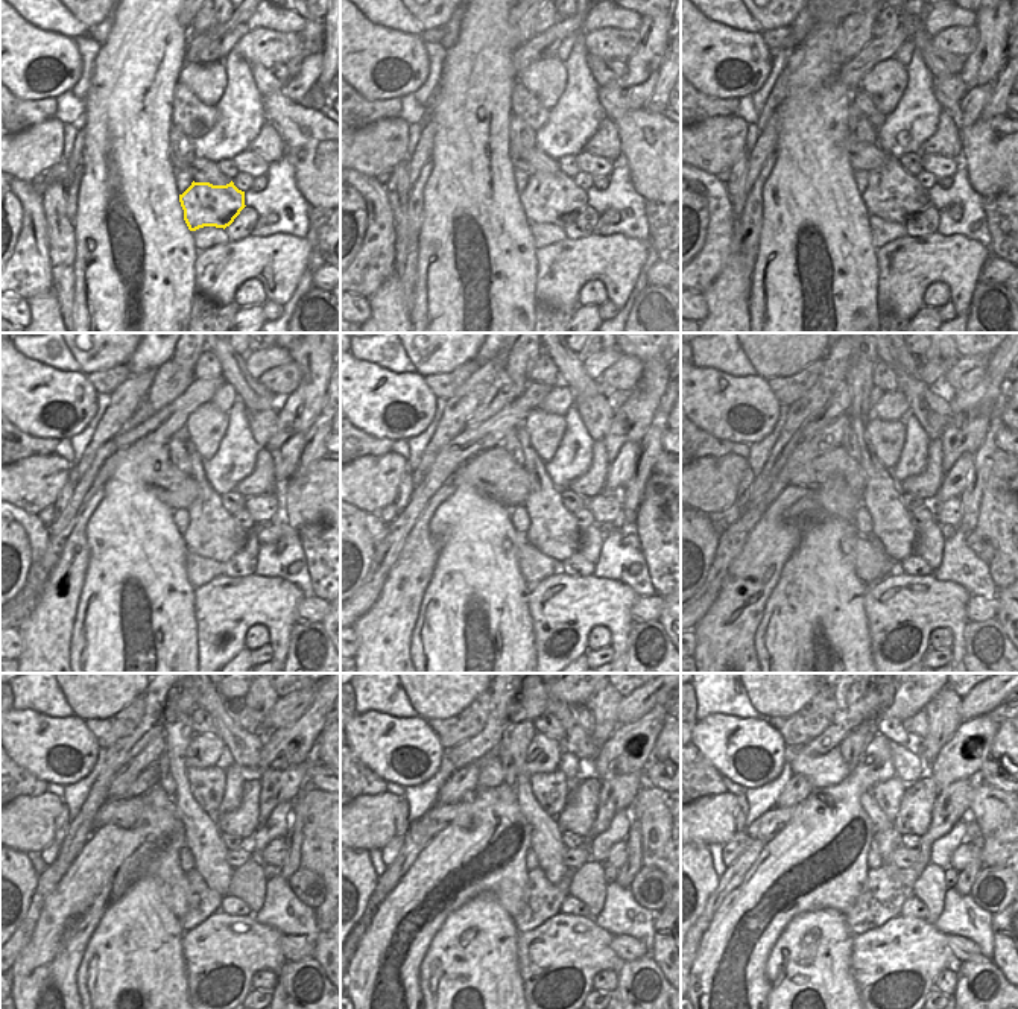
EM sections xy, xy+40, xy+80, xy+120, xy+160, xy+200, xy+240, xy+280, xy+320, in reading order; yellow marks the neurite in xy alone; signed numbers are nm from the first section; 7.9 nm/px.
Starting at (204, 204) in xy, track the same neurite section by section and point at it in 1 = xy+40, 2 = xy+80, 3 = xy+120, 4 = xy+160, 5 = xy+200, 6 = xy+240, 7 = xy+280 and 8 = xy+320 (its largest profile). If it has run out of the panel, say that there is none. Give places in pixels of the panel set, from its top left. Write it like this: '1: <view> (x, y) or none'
1: xy+40 (553, 198)
2: xy+80 (892, 193)
3: xy+120 (211, 532)
4: xy+160 (553, 531)
5: xy+200 (891, 521)
6: xy+240 (202, 836)
7: xy+280 (529, 704)
8: xy+320 (886, 838)

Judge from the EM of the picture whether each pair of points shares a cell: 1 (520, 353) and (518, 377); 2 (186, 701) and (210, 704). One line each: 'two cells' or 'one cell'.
1: one cell
2: two cells

